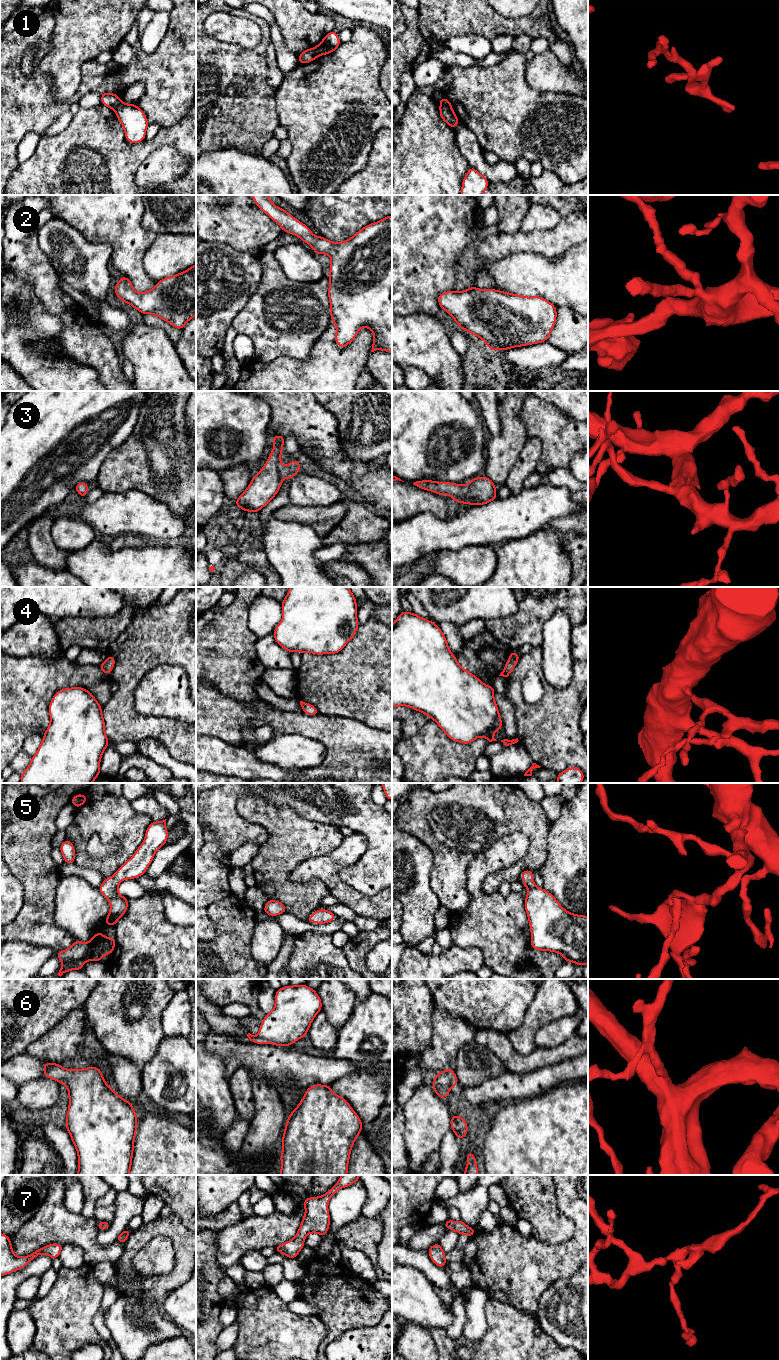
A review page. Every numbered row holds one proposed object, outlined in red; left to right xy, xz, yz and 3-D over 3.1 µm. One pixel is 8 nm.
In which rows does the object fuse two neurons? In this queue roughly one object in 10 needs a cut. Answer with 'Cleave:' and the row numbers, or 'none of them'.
Cleave: 1

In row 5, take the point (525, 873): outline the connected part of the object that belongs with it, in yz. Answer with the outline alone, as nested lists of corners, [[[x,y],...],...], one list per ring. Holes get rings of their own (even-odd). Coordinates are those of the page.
[[[523,870],[523,886],[528,888],[525,896],[525,911],[531,930],[531,946],[534,950],[560,953],[565,963],[572,961],[577,966],[588,964],[588,916],[577,915],[565,910],[555,897],[535,885],[531,877],[534,870]]]

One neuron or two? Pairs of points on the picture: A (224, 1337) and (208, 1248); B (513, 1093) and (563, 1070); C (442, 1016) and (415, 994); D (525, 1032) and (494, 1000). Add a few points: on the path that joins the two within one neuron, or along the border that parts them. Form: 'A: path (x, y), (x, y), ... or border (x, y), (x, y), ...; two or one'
A: border (224, 1328), (215, 1342), (217, 1349); two
B: path (525, 1085), (537, 1083), (551, 1076); one
C: border (435, 1007), (432, 1013), (432, 1032); two
D: border (529, 1005), (523, 1021), (507, 1034); two

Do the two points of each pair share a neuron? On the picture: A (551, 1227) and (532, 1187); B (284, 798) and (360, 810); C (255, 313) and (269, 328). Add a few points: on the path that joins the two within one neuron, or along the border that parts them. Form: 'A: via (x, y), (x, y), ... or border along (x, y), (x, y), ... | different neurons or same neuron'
A: via (545, 1217), (533, 1197) | same neuron
B: via (303, 795), (325, 795), (341, 811) | same neuron
C: via (259, 317), (266, 324) | same neuron

